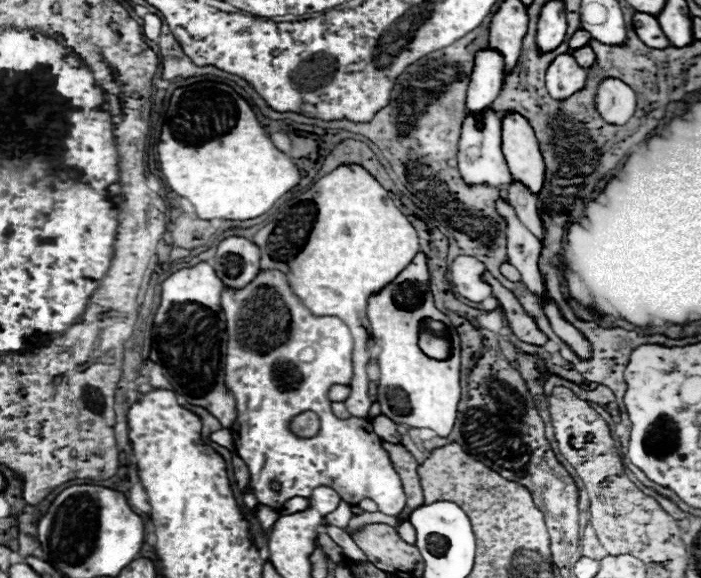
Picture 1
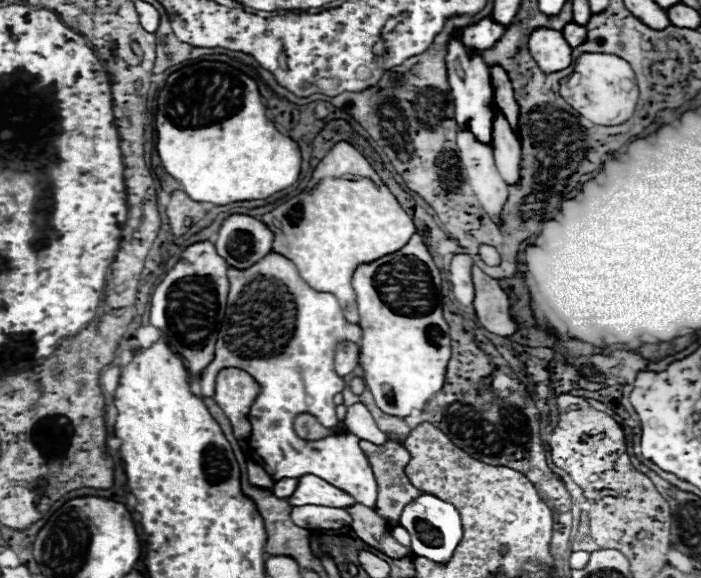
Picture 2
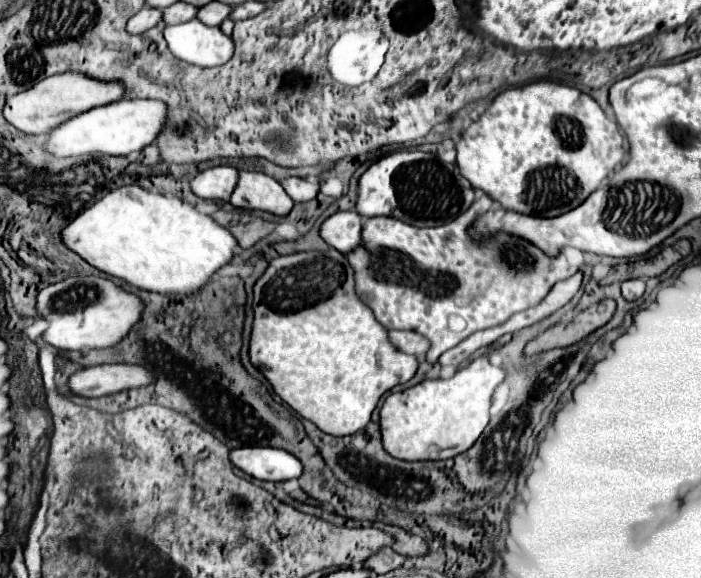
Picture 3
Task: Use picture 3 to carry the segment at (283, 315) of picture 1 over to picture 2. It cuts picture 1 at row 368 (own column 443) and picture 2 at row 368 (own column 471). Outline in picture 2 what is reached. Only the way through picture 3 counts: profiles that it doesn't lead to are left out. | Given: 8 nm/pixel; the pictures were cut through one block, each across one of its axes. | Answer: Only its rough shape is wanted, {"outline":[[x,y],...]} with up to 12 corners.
{"outline":[[270,252],[230,268],[216,358],[260,386],[248,446],[274,482],[316,474],[376,508],[356,434],[338,426],[332,294]]}

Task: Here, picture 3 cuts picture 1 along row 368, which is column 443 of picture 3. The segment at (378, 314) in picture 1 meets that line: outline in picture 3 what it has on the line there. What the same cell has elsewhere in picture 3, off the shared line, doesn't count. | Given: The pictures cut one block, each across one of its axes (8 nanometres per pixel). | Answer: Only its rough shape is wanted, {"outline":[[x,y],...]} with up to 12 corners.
{"outline":[[476,358],[448,380],[390,394],[384,450],[400,460],[466,452],[504,370]]}

